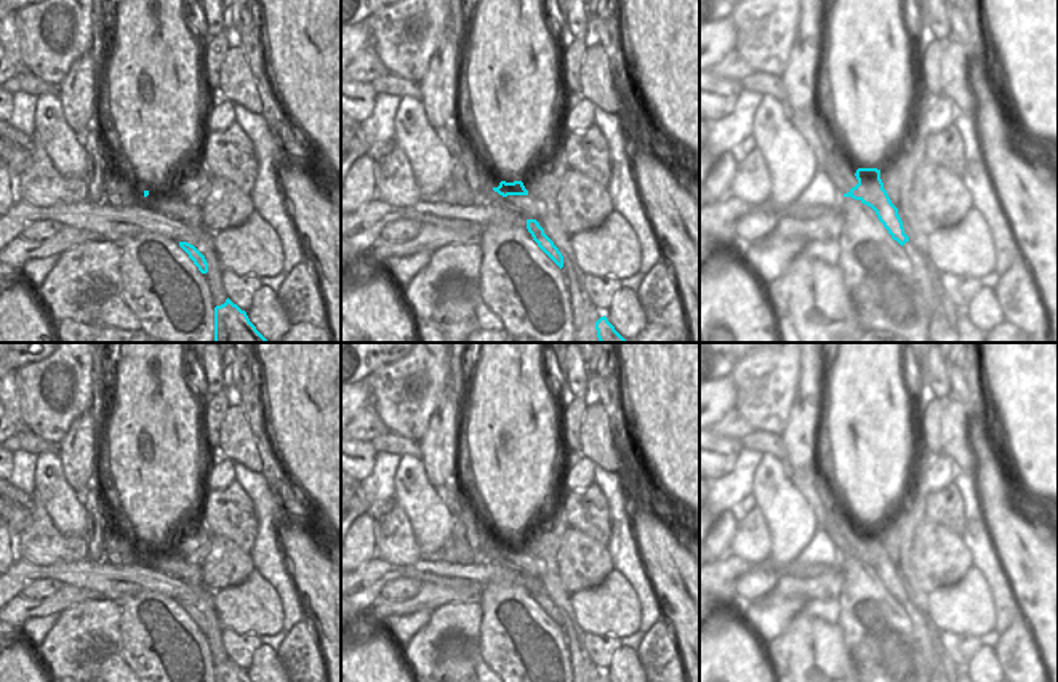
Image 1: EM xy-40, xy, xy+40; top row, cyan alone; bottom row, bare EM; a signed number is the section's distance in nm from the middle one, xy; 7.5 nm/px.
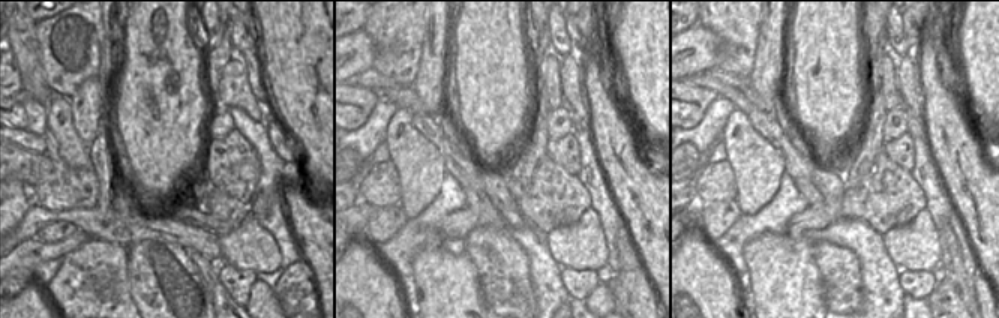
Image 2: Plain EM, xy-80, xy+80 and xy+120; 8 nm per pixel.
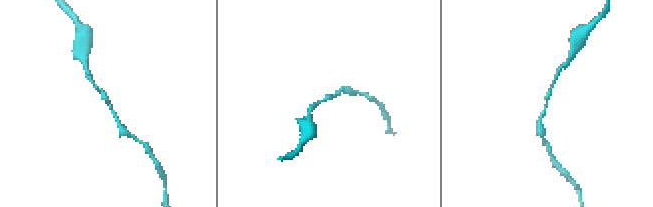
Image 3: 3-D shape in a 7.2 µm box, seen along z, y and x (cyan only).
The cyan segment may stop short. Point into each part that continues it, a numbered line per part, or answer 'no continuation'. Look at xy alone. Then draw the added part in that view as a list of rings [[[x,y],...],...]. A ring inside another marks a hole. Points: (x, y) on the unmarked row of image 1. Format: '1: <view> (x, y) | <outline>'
no continuation

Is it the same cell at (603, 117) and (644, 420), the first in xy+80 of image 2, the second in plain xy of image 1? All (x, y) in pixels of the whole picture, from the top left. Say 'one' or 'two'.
two

